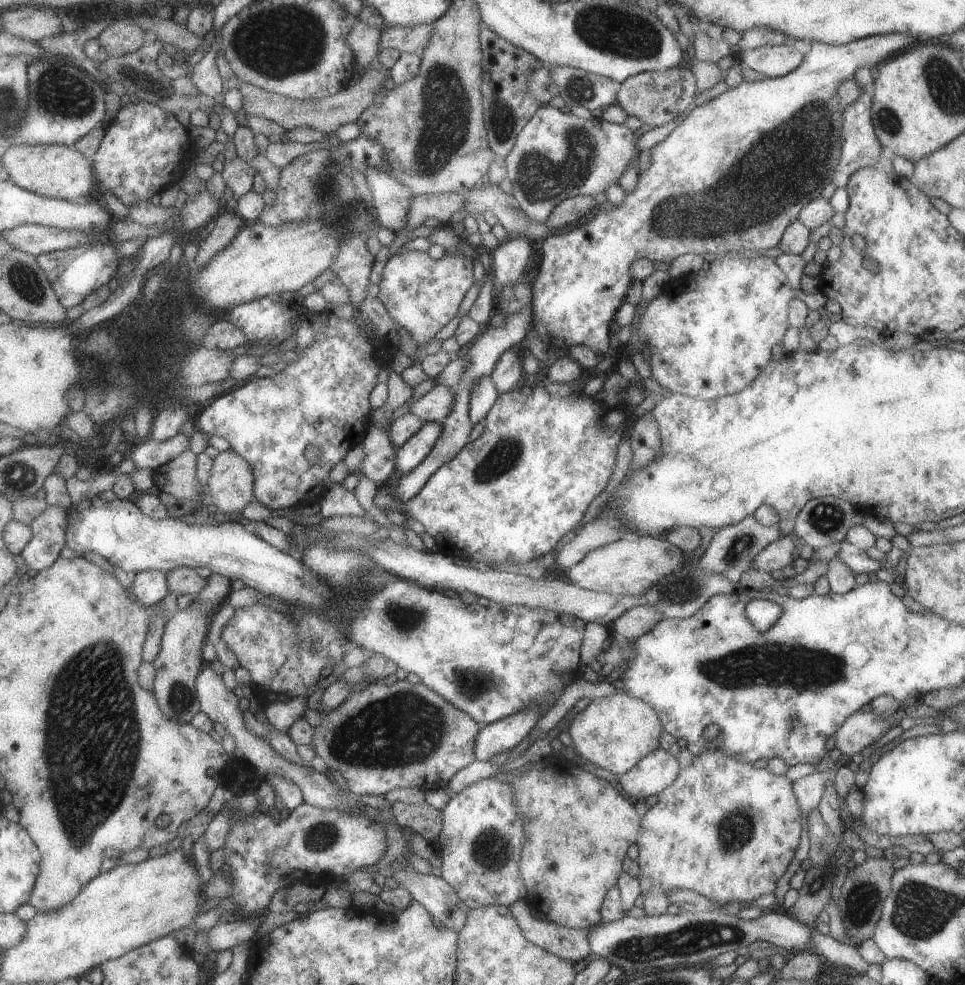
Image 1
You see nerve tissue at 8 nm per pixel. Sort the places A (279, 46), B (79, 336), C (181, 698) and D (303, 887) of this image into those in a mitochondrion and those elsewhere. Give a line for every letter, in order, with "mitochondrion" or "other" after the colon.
A: mitochondrion
B: other
C: mitochondrion
D: other

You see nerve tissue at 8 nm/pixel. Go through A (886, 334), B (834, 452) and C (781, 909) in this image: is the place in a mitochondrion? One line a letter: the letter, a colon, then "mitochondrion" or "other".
A: other
B: other
C: other

